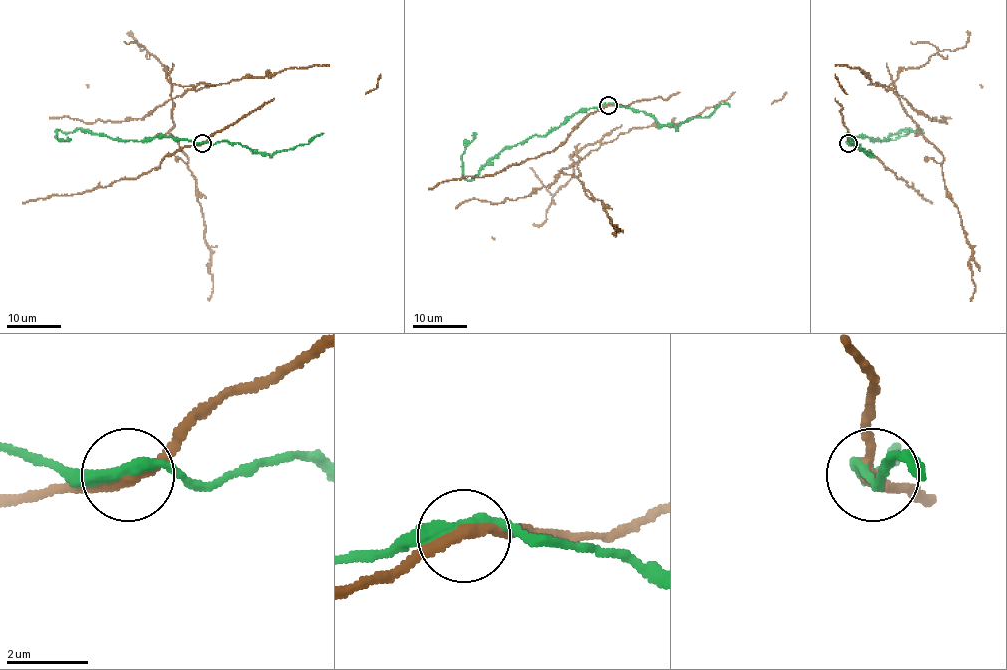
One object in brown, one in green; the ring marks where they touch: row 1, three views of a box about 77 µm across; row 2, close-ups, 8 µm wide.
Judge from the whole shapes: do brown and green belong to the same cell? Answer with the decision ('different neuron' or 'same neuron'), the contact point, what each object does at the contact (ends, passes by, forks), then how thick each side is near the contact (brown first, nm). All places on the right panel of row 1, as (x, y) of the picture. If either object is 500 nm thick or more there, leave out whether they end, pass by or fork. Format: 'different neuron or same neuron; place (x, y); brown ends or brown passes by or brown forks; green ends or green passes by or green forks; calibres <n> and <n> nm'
different neuron; place (848, 143); brown passes by; green passes by; calibres 300 and 320 nm

